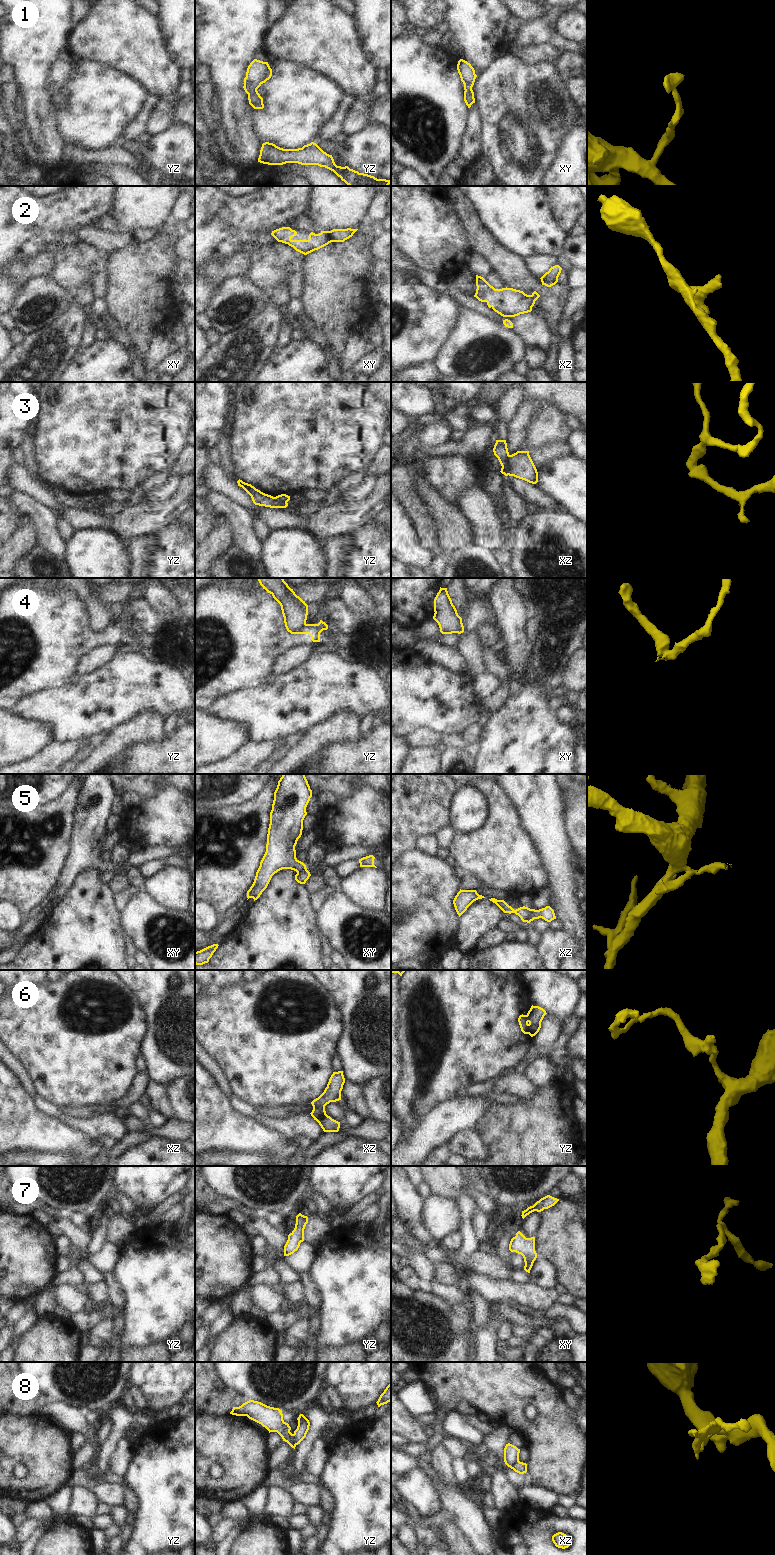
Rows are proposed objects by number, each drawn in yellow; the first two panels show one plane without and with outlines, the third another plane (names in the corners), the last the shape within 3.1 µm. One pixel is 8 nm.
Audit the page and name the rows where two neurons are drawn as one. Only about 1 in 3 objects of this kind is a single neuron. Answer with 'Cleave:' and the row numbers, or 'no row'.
Cleave: 3, 4, 5, 6, 8

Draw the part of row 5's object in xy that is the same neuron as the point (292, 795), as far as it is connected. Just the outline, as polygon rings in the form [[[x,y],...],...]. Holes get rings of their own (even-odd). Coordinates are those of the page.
[[[283,774],[274,792],[270,824],[267,834],[266,852],[256,872],[254,882],[247,891],[247,898],[257,900],[267,888],[272,876],[282,869],[291,869],[297,873],[306,869],[306,865],[296,858],[295,846],[302,835],[303,820],[307,815],[306,807],[312,797],[312,790],[305,774]],[[247,899],[247,900],[248,900]]]

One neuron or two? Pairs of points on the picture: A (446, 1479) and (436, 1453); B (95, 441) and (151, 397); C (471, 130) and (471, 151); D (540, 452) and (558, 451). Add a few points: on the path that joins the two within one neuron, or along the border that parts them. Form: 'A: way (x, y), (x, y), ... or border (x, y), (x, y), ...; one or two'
A: way (444, 1473), (440, 1459); one
B: way (107, 425), (109, 418), (117, 417), (135, 399); one
C: way (471, 135), (471, 146); one
D: way (544, 452), (554, 451); one

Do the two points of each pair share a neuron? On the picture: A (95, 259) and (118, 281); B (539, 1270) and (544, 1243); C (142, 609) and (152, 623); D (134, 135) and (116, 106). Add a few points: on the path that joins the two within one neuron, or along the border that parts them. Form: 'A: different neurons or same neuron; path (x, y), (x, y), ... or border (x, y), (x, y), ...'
A: different neurons; border (109, 255), (109, 280), (106, 288)
B: different neurons; border (537, 1256), (543, 1257), (553, 1267), (554, 1277)
C: same neuron; path (142, 612), (149, 620)
D: different neurons; border (144, 107), (116, 141)

